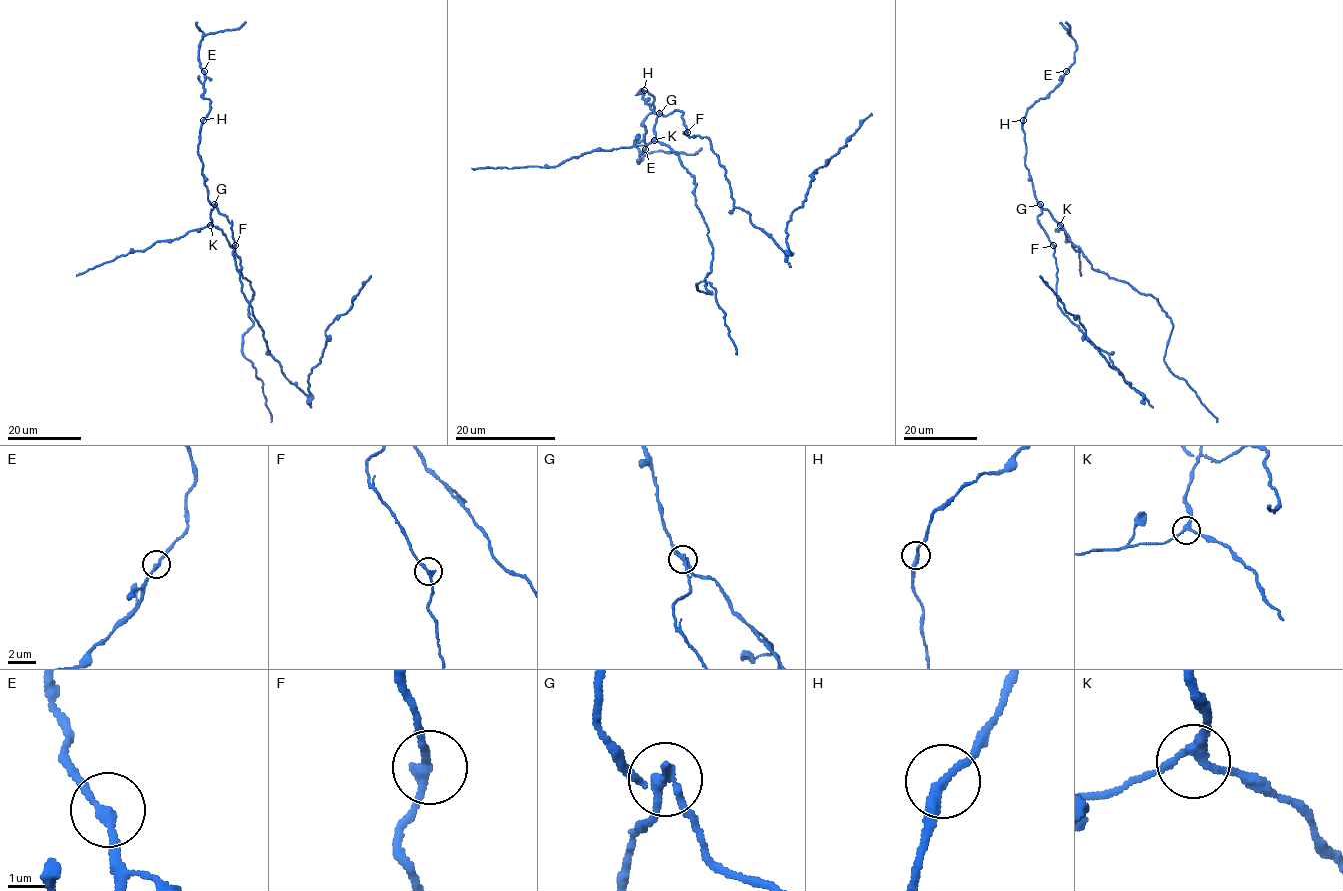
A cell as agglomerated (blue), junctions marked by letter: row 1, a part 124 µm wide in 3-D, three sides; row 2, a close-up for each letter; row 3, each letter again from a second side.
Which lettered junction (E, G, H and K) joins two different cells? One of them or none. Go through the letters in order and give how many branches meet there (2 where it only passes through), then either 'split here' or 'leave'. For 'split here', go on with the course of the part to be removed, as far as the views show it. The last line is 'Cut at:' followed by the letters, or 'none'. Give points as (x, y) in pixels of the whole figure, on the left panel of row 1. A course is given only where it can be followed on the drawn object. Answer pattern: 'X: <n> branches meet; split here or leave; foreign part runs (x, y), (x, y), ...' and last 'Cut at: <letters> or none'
E: 2 branches meet; leave
G: 3 branches meet; split here; foreign part runs (214, 205), (232, 224), (242, 292), (269, 353), (307, 395), (325, 330), (349, 310), (370, 276)
H: 2 branches meet; leave
K: 3 branches meet; leave
Cut at: G

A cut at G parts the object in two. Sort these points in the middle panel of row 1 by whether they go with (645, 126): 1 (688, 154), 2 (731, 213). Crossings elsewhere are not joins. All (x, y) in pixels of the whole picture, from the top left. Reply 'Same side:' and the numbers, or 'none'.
Same side: 1

